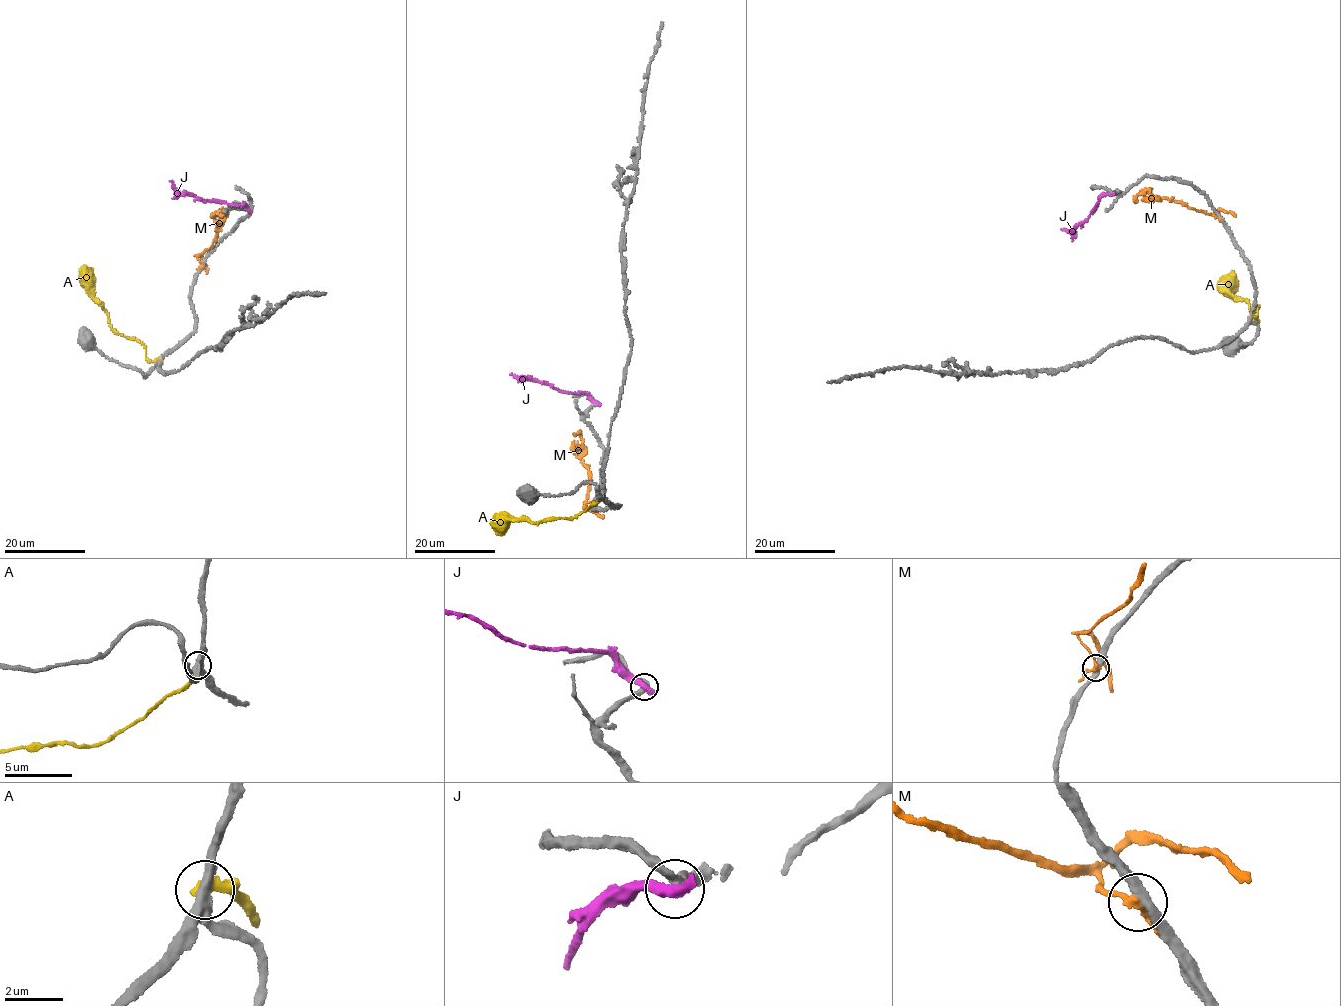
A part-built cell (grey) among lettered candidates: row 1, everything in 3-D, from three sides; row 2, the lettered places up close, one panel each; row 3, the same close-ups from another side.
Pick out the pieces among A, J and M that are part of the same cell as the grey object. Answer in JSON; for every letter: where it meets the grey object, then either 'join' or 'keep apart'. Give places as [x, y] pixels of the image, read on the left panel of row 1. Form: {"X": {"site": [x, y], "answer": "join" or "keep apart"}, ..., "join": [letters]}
{"A": {"site": [160, 359], "answer": "keep apart"}, "J": {"site": [249, 210], "answer": "keep apart"}, "M": {"site": [202, 266], "answer": "keep apart"}, "join": []}

